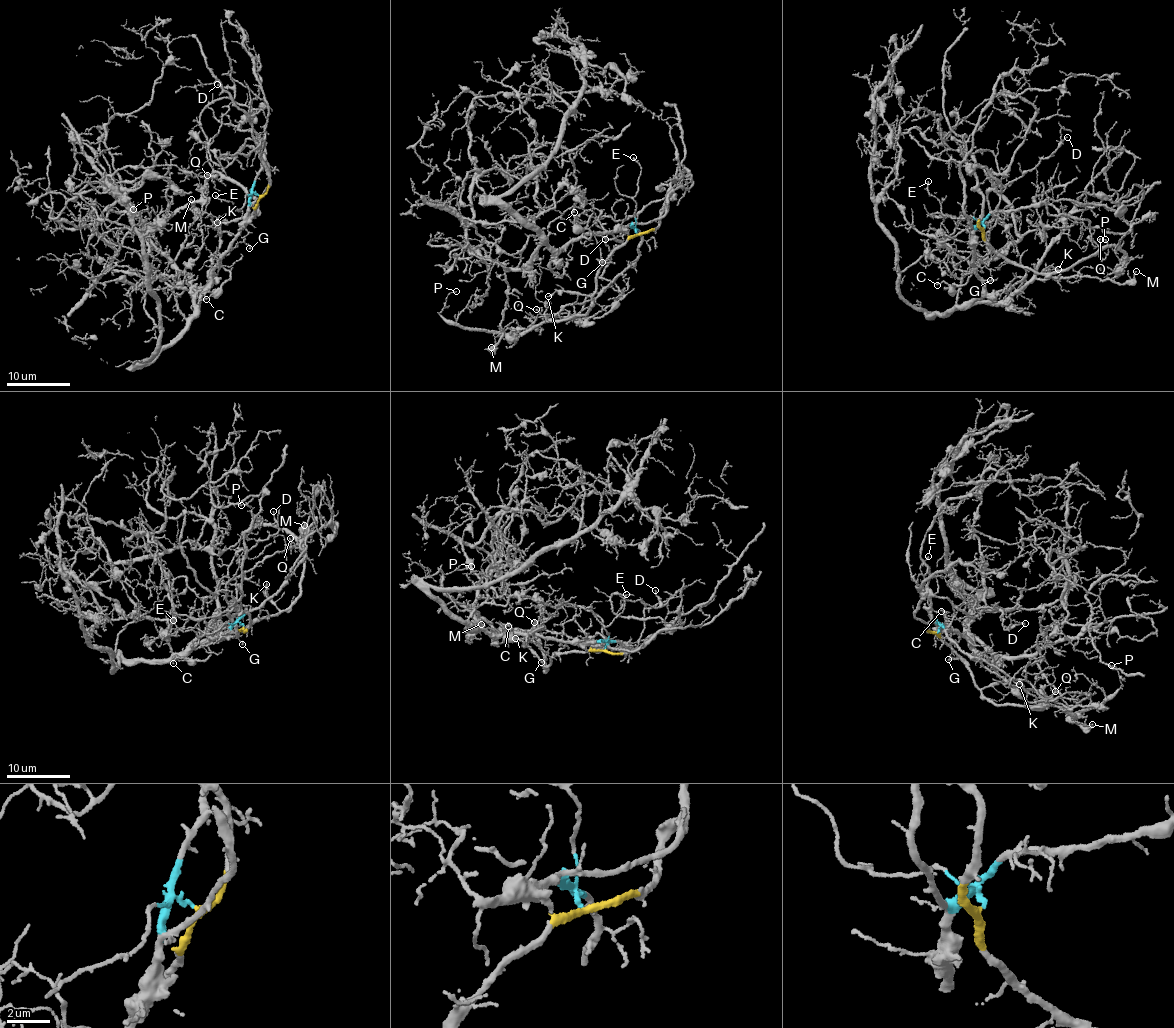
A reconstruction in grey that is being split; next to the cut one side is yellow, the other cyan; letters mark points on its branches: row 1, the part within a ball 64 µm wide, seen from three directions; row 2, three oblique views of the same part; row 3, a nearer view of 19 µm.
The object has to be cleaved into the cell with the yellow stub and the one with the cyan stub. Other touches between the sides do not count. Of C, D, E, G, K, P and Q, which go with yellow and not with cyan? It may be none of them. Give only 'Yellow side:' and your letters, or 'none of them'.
Yellow side: D, K, P, Q

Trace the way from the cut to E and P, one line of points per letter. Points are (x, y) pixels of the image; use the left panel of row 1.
E: (258, 195), (253, 192), (246, 195), (245, 203), (238, 210), (231, 201), (215, 195)
P: (259, 196), (247, 221), (258, 210), (255, 199), (215, 173), (205, 193), (150, 232), (131, 227), (133, 209)

